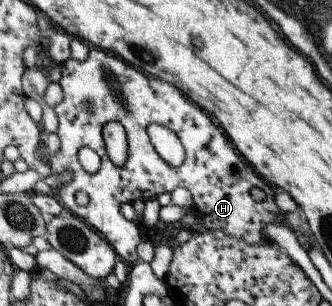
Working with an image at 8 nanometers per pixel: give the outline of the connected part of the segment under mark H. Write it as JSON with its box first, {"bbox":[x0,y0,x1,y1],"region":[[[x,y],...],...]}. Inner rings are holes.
{"bbox":[46,48,286,266],"region":[[[100,48],[89,49],[84,61],[68,58],[58,66],[60,70],[58,84],[63,91],[63,98],[62,101],[59,101],[51,108],[58,121],[56,135],[59,139],[59,148],[53,157],[46,158],[46,162],[51,169],[50,174],[60,175],[64,171],[70,171],[71,179],[56,189],[56,197],[65,211],[82,219],[85,224],[88,224],[98,235],[102,236],[123,262],[131,266],[139,260],[138,256],[136,256],[136,245],[140,242],[140,235],[138,234],[136,223],[124,219],[124,216],[120,214],[119,205],[130,203],[134,200],[140,200],[143,203],[147,199],[154,199],[158,193],[170,193],[176,187],[188,189],[193,199],[193,214],[196,217],[200,216],[200,221],[202,221],[202,225],[206,230],[221,231],[222,234],[227,234],[252,245],[266,241],[262,233],[265,225],[286,225],[273,200],[276,190],[271,185],[268,185],[242,156],[238,155],[238,152],[233,148],[233,143],[225,136],[220,127],[214,123],[214,119],[210,121],[210,117],[204,115],[204,111],[196,109],[188,99],[184,99],[184,95],[180,95],[180,91],[176,87],[172,87],[172,85],[156,76],[145,75],[140,69],[133,68],[123,59]],[[106,72],[117,81],[121,89],[121,93],[118,96],[112,93],[105,78]],[[108,122],[120,123],[125,131],[128,155],[120,167],[114,165],[105,152],[101,131],[104,124]],[[148,124],[164,126],[176,135],[185,153],[186,160],[184,165],[172,167],[160,159],[148,139],[148,134],[146,133]],[[82,146],[89,147],[100,158],[100,167],[96,173],[86,173],[78,163],[77,151]],[[252,187],[257,187],[264,192],[263,201],[256,202],[250,198],[248,191]]]}

